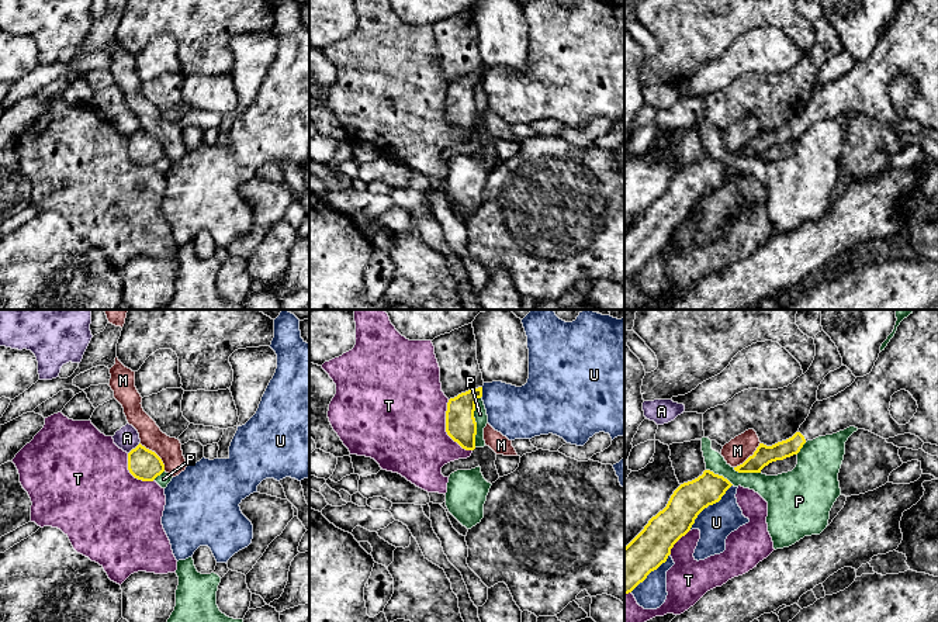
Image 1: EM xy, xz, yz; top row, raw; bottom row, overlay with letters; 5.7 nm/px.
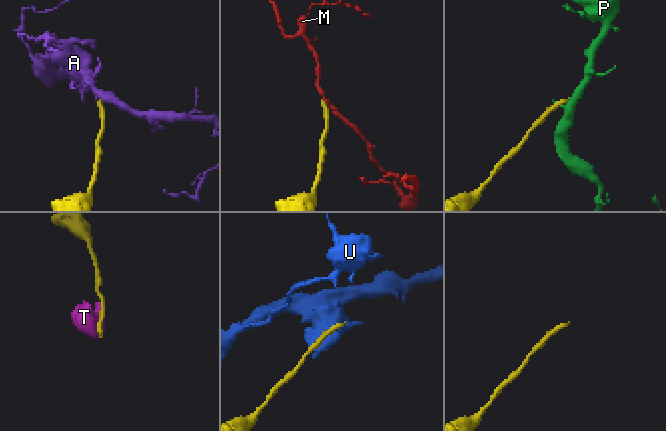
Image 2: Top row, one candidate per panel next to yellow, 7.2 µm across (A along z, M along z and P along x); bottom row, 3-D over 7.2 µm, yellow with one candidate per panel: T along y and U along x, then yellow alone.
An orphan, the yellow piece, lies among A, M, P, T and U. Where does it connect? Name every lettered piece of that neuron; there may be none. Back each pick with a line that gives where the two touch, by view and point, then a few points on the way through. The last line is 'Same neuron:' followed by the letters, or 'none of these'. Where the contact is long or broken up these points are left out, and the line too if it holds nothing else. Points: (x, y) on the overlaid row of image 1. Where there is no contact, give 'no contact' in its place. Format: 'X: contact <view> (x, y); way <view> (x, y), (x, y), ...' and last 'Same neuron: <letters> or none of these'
Same neuron: none of these

